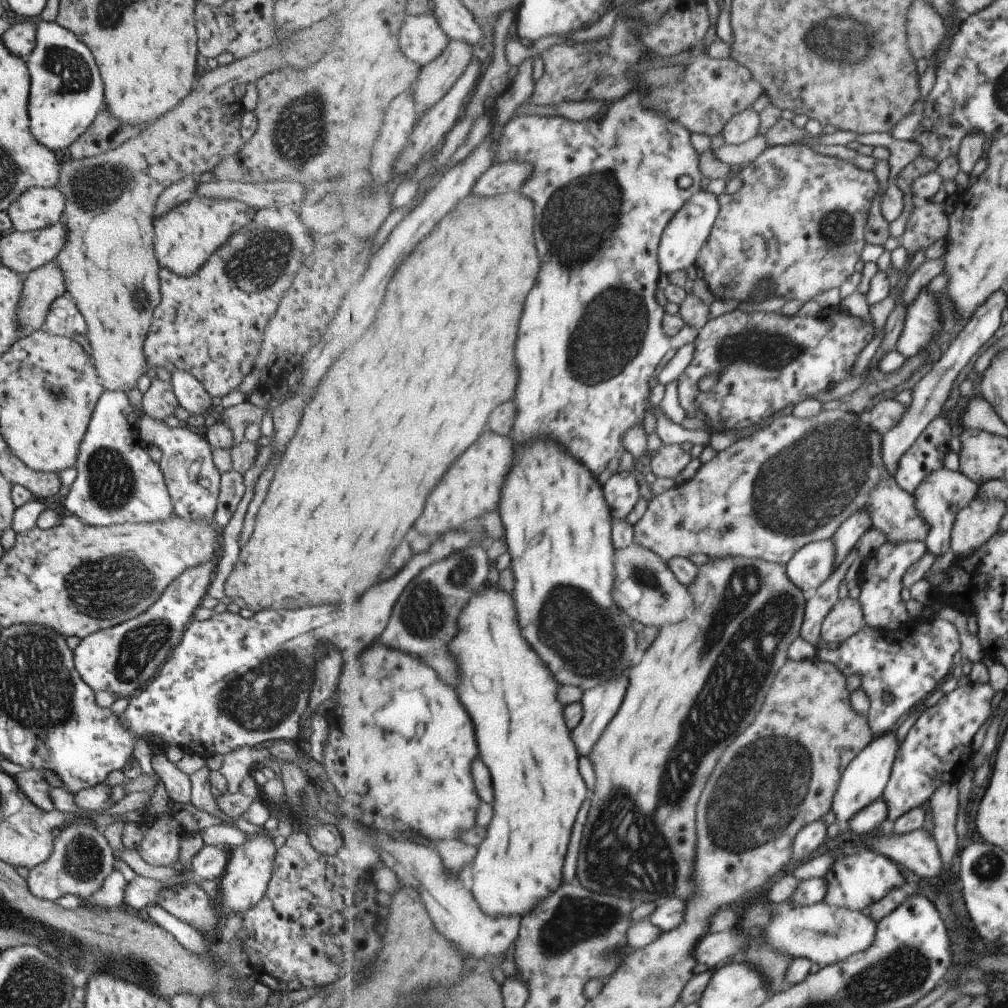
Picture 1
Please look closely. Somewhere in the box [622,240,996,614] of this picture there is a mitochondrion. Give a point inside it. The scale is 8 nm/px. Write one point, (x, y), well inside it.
(802, 488)

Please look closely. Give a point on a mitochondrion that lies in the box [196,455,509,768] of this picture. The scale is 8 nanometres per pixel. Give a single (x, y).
(260, 699)

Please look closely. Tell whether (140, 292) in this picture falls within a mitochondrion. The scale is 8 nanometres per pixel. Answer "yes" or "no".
yes

